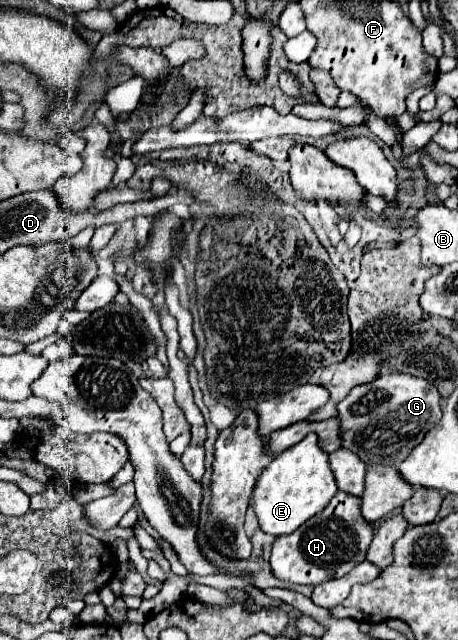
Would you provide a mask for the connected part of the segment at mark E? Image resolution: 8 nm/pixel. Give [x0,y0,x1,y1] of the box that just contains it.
[250,433,336,535]

